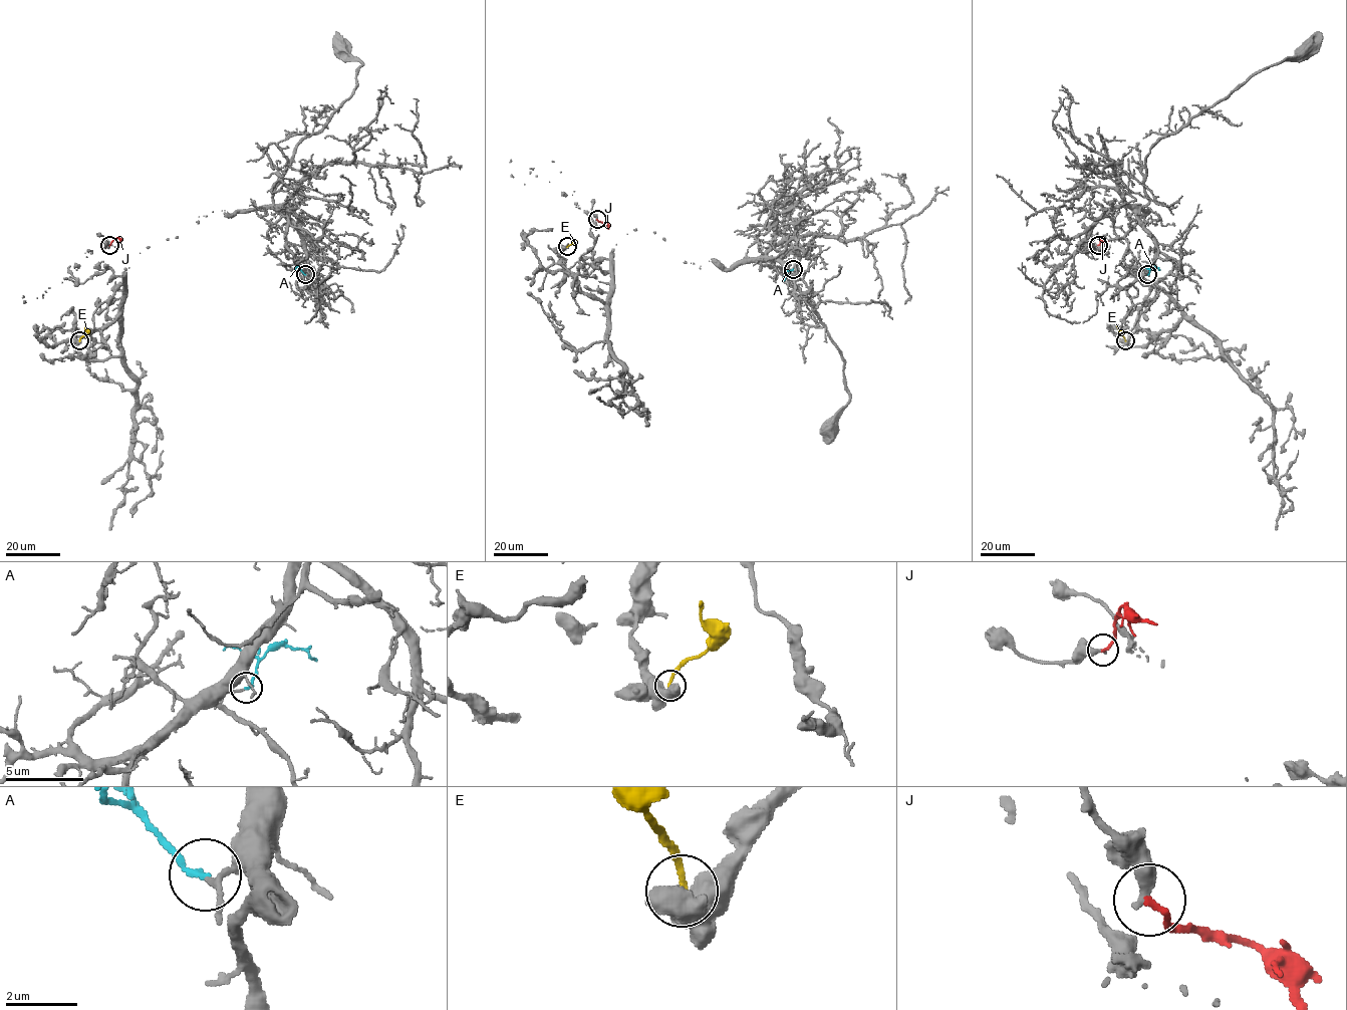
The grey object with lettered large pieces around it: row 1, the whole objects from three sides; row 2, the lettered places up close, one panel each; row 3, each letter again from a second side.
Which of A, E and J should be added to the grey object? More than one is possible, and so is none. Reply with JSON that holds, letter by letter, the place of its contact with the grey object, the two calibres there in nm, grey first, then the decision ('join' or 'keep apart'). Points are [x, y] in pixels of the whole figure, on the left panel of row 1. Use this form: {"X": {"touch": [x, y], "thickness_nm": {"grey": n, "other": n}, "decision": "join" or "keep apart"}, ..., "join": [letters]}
{"A": {"touch": [305, 274], "thickness_nm": {"grey": 150, "other": 170}, "decision": "join"}, "E": {"touch": [79, 340], "thickness_nm": {"grey": 950, "other": 170}, "decision": "keep apart"}, "J": {"touch": [109, 245], "thickness_nm": {"grey": 400, "other": 170}, "decision": "keep apart"}, "join": ["A"]}

